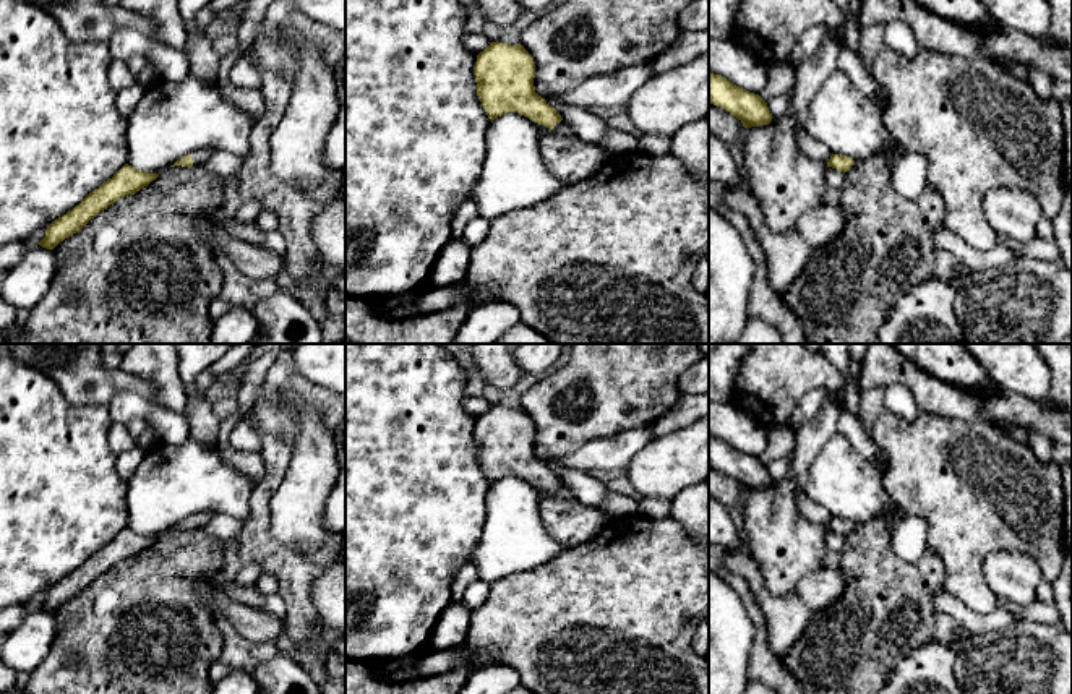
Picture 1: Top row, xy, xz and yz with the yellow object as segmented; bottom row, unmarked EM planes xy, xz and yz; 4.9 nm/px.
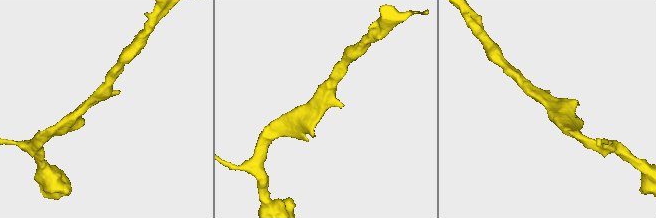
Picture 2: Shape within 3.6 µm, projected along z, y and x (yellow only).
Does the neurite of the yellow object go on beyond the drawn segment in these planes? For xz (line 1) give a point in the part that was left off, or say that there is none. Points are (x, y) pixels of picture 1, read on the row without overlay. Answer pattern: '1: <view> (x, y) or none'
1: xz (561, 490)

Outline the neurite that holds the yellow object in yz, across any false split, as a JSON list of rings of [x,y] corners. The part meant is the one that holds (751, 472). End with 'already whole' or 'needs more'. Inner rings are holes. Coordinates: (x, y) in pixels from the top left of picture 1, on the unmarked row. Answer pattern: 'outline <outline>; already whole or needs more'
outline [[[709,436],[709,465],[728,473],[744,491],[769,488],[772,477],[767,465],[720,438]]]; already whole

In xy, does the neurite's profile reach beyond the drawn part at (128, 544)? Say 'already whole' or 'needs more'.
already whole

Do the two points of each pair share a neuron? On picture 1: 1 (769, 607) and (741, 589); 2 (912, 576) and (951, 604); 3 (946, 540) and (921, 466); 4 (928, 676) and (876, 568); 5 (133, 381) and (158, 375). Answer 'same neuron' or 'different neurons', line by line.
1: different neurons
2: different neurons
3: same neuron
4: different neurons
5: different neurons

